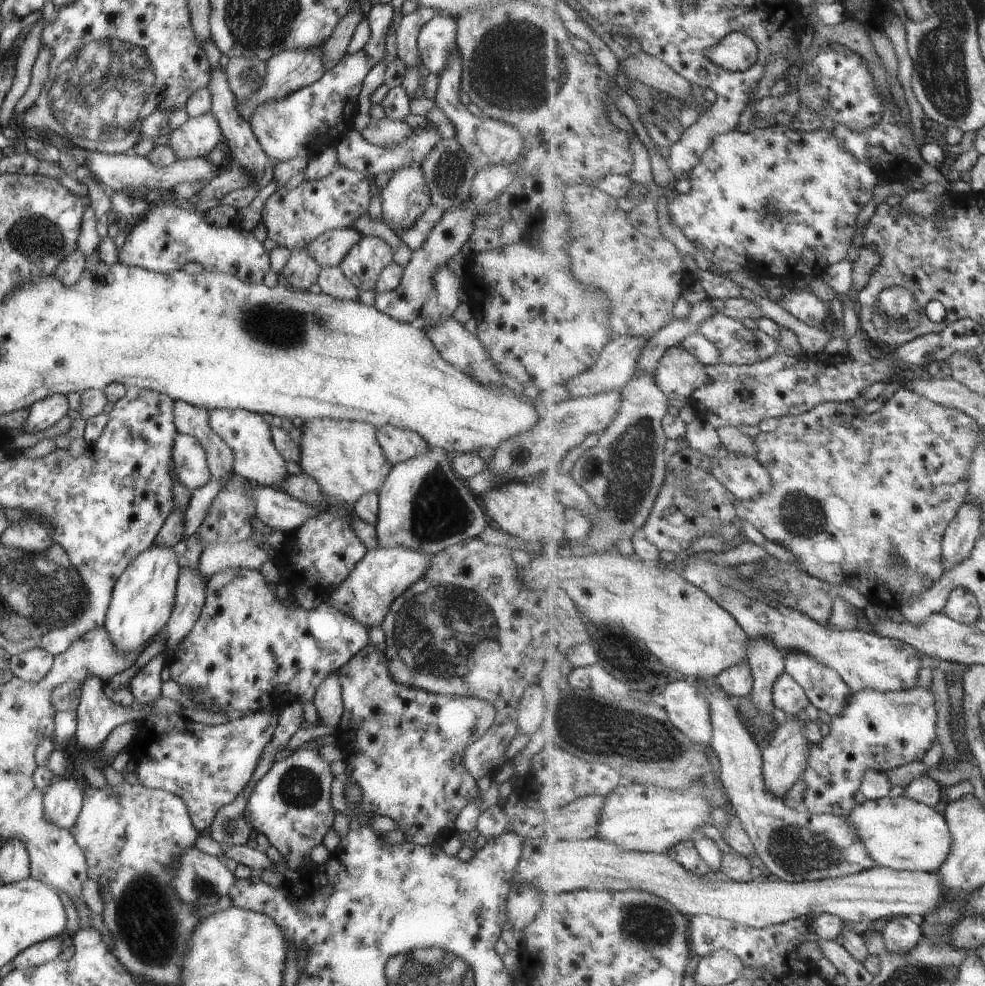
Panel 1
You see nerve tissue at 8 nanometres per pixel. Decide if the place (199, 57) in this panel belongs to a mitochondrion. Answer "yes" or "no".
no

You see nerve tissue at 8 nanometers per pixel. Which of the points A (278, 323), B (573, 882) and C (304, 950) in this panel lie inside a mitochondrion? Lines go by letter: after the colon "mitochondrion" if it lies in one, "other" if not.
A: mitochondrion
B: other
C: other

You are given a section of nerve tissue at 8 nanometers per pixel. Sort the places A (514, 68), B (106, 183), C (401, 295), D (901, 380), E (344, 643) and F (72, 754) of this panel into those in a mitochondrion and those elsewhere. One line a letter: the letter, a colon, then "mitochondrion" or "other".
A: mitochondrion
B: other
C: other
D: other
E: other
F: other

